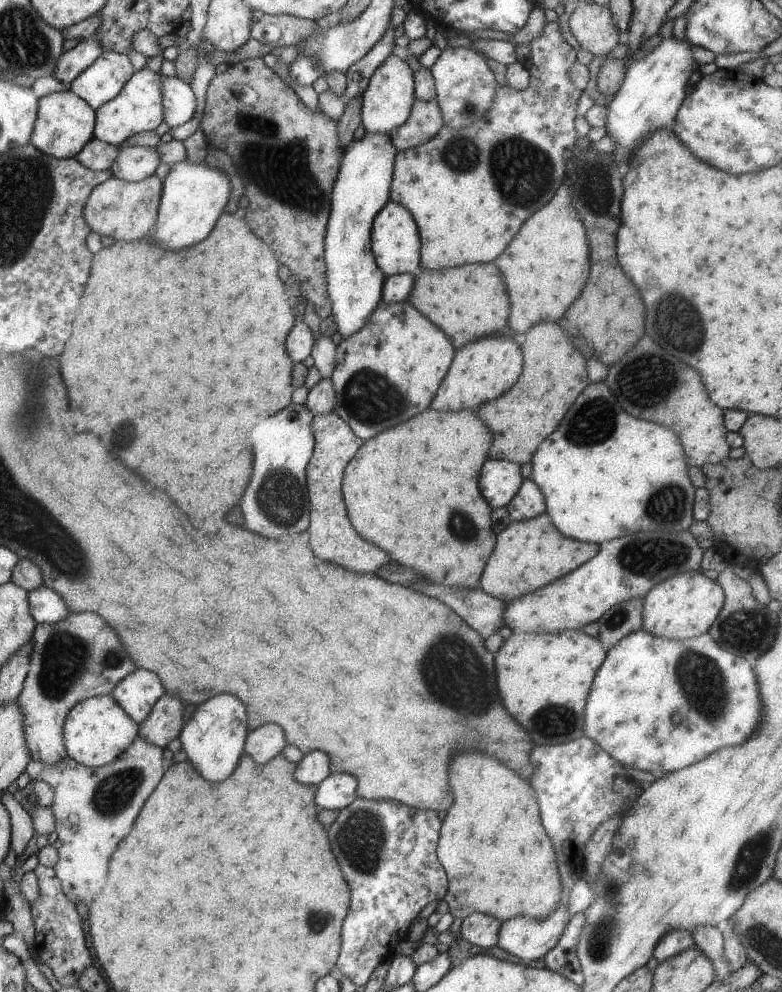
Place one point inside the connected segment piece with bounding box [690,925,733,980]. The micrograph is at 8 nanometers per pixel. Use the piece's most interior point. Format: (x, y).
(708, 938)

